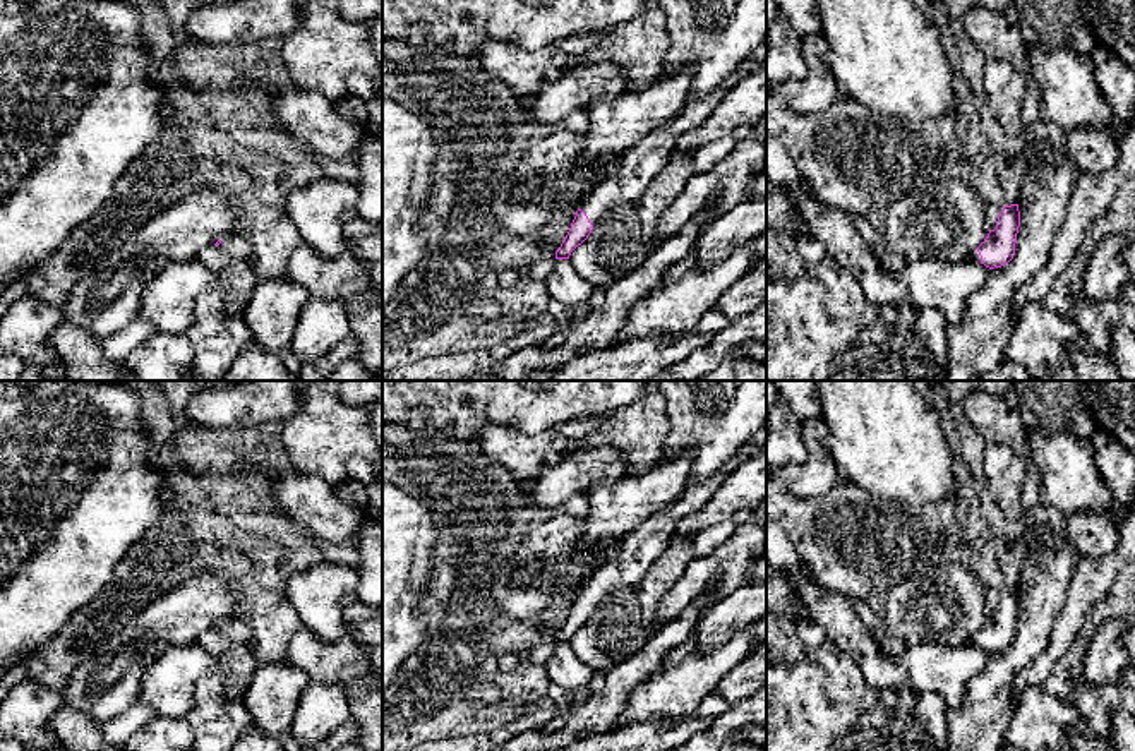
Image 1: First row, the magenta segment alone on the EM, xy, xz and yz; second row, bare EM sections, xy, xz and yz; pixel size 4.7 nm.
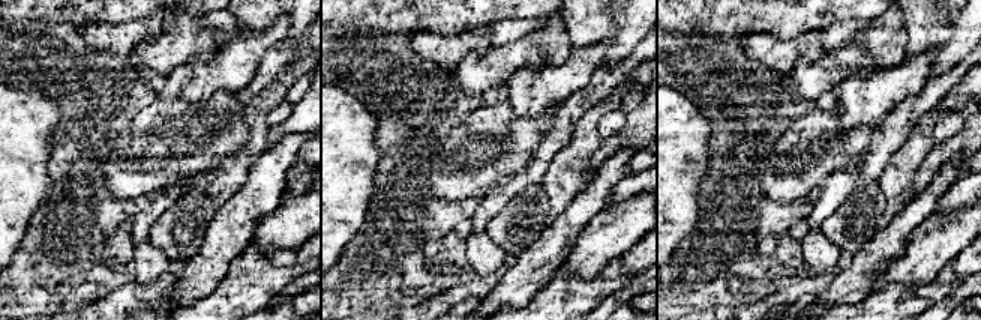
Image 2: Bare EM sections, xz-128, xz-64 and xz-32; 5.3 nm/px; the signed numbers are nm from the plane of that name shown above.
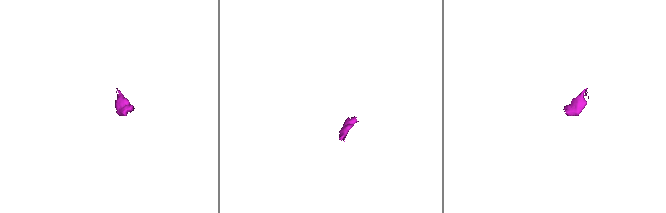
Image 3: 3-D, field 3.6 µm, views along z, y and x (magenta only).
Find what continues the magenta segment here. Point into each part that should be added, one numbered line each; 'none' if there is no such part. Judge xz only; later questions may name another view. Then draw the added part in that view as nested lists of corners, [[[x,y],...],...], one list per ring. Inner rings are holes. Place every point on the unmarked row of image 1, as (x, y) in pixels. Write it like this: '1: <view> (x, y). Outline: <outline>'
1: xz (640, 549). Outline: [[[758,444],[742,446],[715,475],[686,489],[667,509],[653,514],[628,533],[619,550],[580,588],[580,593],[586,597],[590,607],[595,609],[614,588],[636,588],[655,561],[669,549],[677,523],[700,511],[730,470],[761,449]]]

